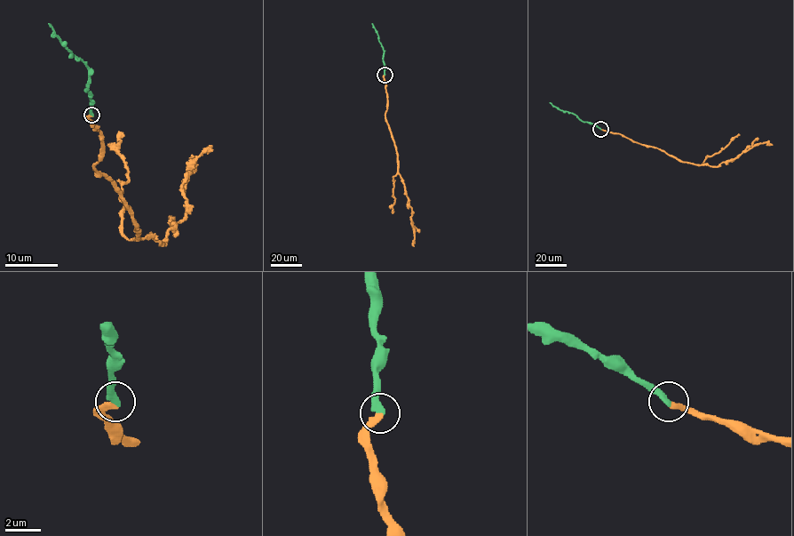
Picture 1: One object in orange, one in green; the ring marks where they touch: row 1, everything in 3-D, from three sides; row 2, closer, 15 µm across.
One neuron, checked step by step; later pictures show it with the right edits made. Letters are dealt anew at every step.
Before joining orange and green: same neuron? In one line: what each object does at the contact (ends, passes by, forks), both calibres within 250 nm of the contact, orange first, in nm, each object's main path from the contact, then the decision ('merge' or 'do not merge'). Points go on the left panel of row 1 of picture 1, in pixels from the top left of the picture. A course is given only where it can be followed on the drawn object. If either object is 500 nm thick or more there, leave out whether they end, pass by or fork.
orange ends; green ends; calibres 320 and 400 nm; course orange (91, 114), (95, 168), (125, 200), (138, 237), (160, 244), (186, 215), (193, 168); course green (92, 114), (91, 97), (85, 91), (88, 68), (60, 41), (49, 23); merge

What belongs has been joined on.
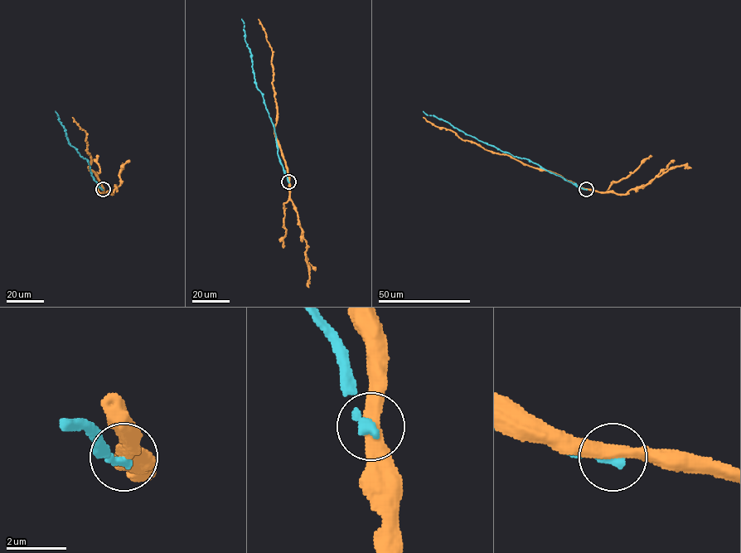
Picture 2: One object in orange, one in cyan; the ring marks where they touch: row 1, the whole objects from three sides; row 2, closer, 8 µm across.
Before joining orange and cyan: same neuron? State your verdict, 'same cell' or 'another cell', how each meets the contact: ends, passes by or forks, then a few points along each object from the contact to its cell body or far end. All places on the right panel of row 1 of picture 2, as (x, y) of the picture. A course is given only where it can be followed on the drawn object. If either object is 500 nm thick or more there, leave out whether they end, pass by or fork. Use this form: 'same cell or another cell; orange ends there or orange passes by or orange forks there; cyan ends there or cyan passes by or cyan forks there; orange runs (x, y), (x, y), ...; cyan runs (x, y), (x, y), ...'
another cell; orange passes by; cyan ends there; orange runs (586, 189), (552, 172), (523, 164), (506, 154), (491, 152), (462, 140), (455, 133), (436, 127), (423, 117); cyan runs (586, 189), (525, 158), (504, 152), (423, 111)

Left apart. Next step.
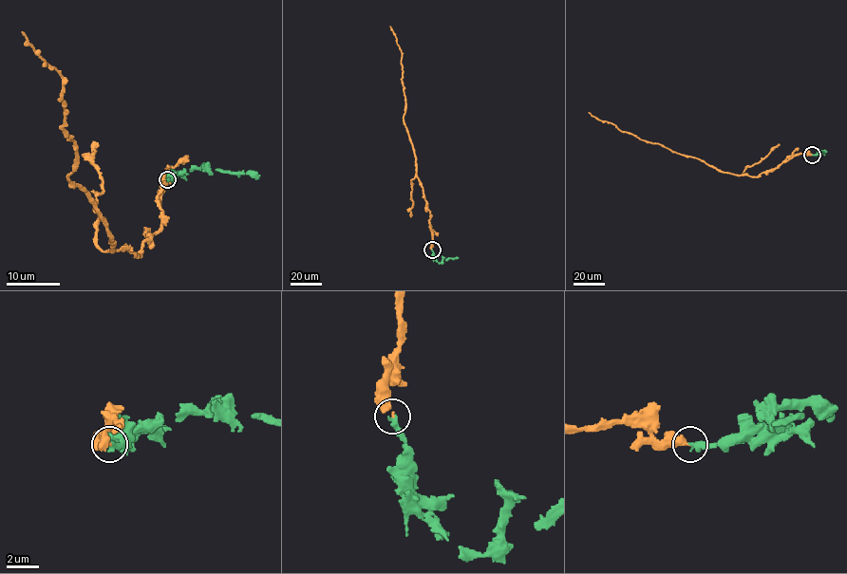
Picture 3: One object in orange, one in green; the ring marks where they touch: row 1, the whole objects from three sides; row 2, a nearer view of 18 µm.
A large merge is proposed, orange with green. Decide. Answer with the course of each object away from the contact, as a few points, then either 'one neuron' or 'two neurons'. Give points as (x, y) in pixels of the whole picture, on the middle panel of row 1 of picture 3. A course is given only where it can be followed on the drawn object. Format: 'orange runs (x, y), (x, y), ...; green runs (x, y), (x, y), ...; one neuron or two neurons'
orange runs (432, 249), (430, 212), (417, 175), (416, 157), (404, 120), (405, 98), (402, 81), (402, 52), (390, 26); green runs (432, 249), (433, 258), (439, 263), (444, 258), (459, 258); one neuron

